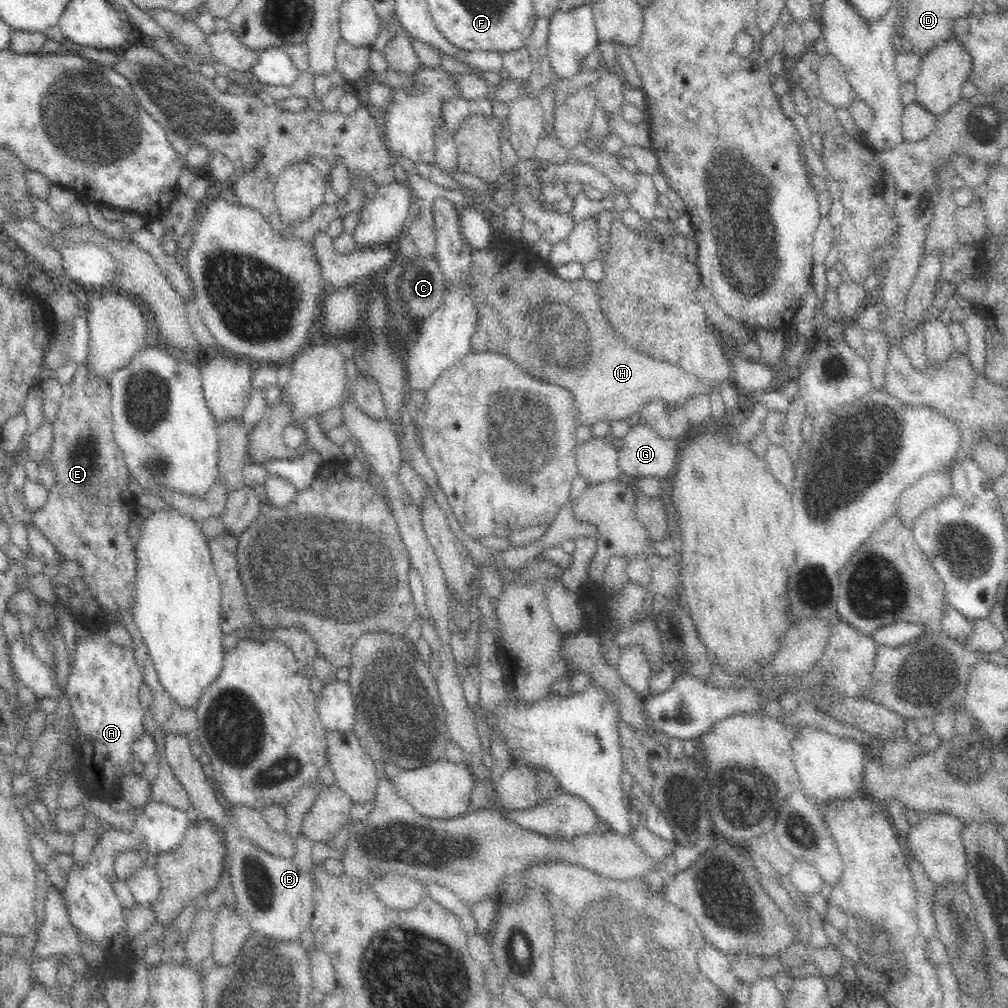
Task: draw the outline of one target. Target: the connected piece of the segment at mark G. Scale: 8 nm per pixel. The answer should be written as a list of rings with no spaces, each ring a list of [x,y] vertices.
[[[636,425],[619,432],[622,446],[618,449],[618,469],[629,482],[640,477],[656,477],[672,474],[678,458],[680,446],[677,439],[660,438],[649,426]]]

